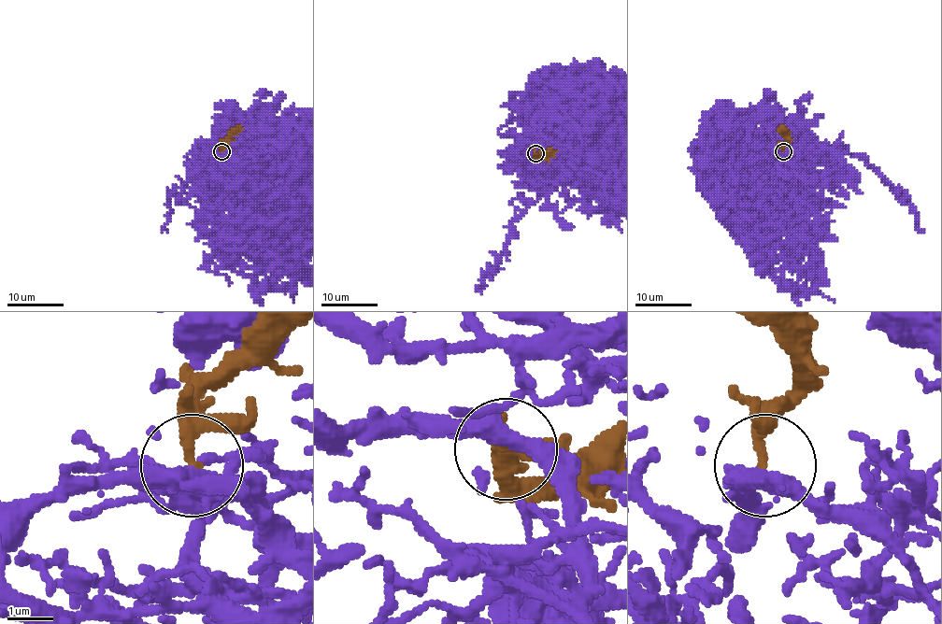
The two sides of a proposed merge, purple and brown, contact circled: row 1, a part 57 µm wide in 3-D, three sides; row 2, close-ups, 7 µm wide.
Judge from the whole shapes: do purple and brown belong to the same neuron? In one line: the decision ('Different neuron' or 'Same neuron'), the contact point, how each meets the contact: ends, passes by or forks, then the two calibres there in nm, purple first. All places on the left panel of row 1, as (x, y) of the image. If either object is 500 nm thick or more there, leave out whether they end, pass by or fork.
Same neuron. Place: (221, 151). At the ring purple passes by. At the ring brown passes by. Thickness 380 nm (purple) against 190 nm

